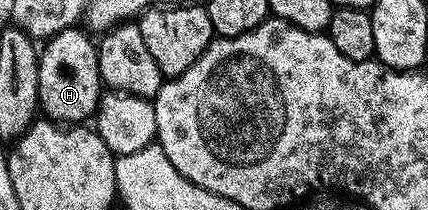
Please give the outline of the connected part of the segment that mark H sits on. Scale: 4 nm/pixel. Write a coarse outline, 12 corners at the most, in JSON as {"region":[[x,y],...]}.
{"region":[[82,27],[39,52],[39,107],[79,126],[99,106],[99,50]]}

